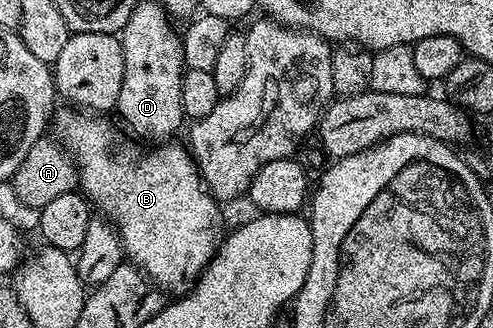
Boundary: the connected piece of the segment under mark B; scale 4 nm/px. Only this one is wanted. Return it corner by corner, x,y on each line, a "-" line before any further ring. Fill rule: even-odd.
59,108
53,114
54,137
75,162
75,169
79,171
78,189
118,232
126,261
142,270
164,295
188,294
203,275
203,270
215,259
225,237
220,203
207,191
207,185
199,177
190,149
183,144
178,146
175,140
167,140
156,145
159,147
155,154
111,154
115,146
115,130
103,119
106,117
78,108
63,109
67,110

